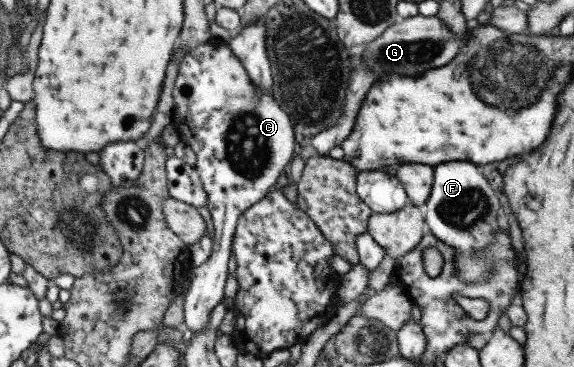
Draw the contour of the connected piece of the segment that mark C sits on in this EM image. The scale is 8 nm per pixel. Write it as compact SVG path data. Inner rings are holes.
M207 41L193 46L181 59L171 91L171 124L179 135L180 145L193 151L201 188L207 196L207 211L214 236L211 253L205 263L190 269L190 286L183 297L183 325L192 332L206 328L208 315L223 300L232 235L239 215L260 201L275 185L279 173L295 156L294 132L287 114L278 106L270 91L258 88L249 78L236 55L222 42Z

